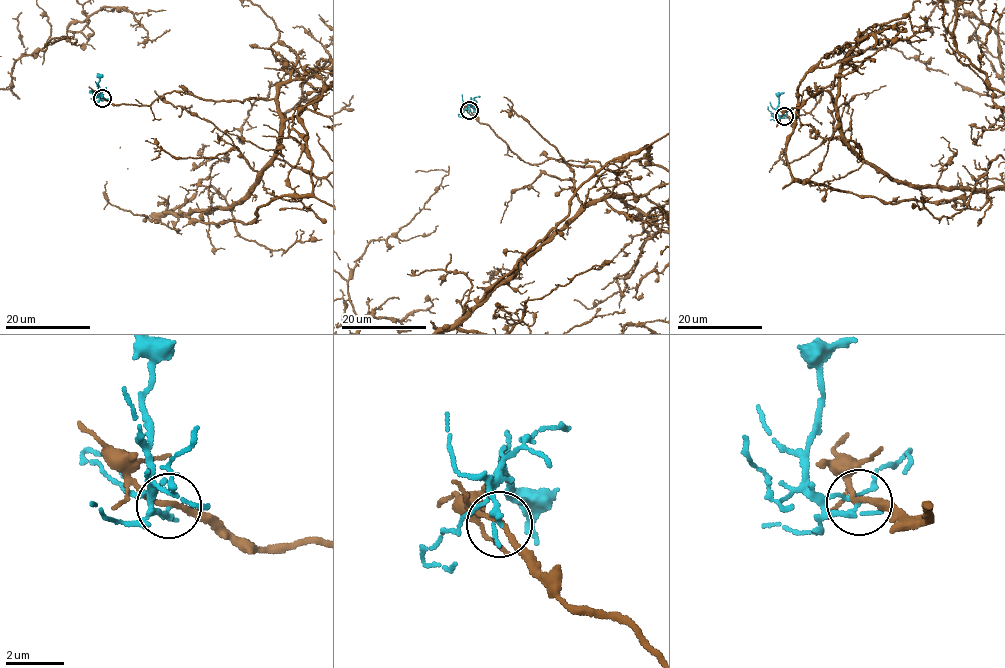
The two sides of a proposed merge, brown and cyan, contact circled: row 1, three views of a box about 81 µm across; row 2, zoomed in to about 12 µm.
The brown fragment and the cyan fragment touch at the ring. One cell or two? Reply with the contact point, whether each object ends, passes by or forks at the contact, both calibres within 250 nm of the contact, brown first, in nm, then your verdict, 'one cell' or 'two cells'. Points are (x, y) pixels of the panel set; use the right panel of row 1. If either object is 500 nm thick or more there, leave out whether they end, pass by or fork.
place (784, 116); brown passes by; cyan ends; calibres 170 and 190 nm; two cells

